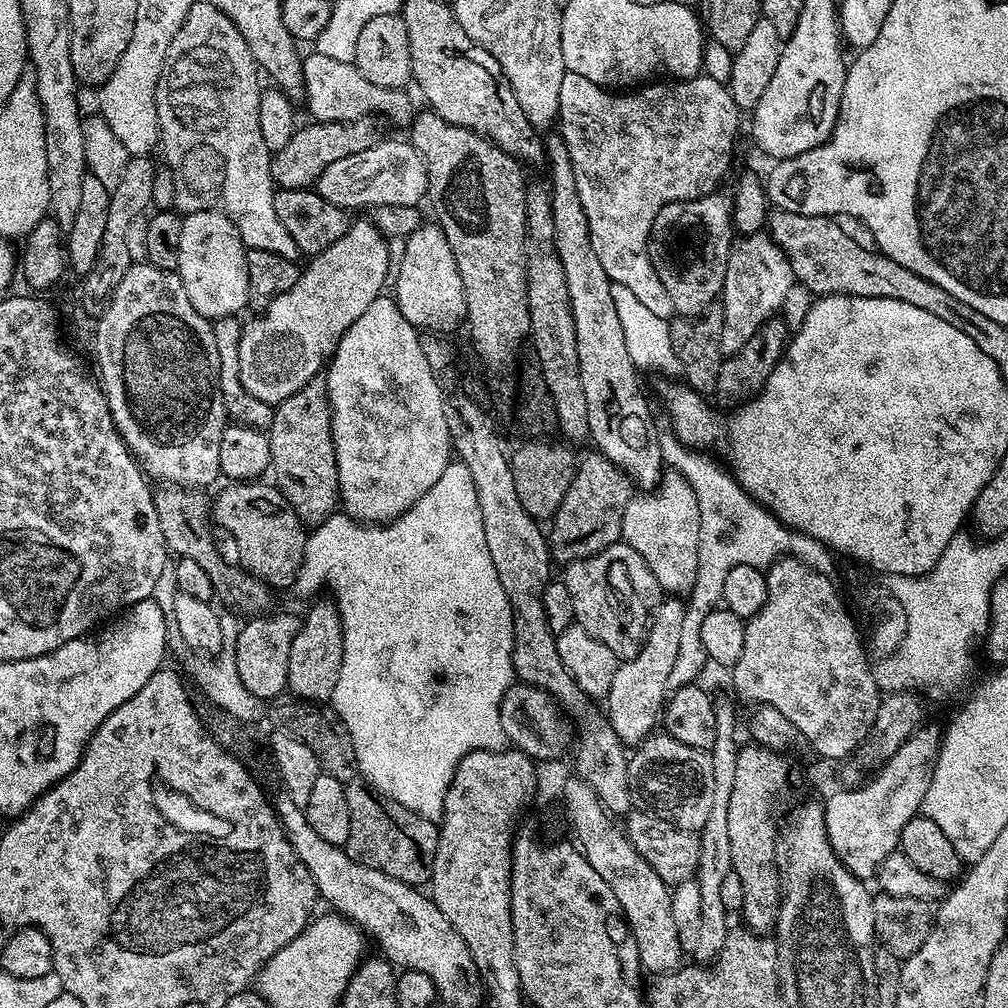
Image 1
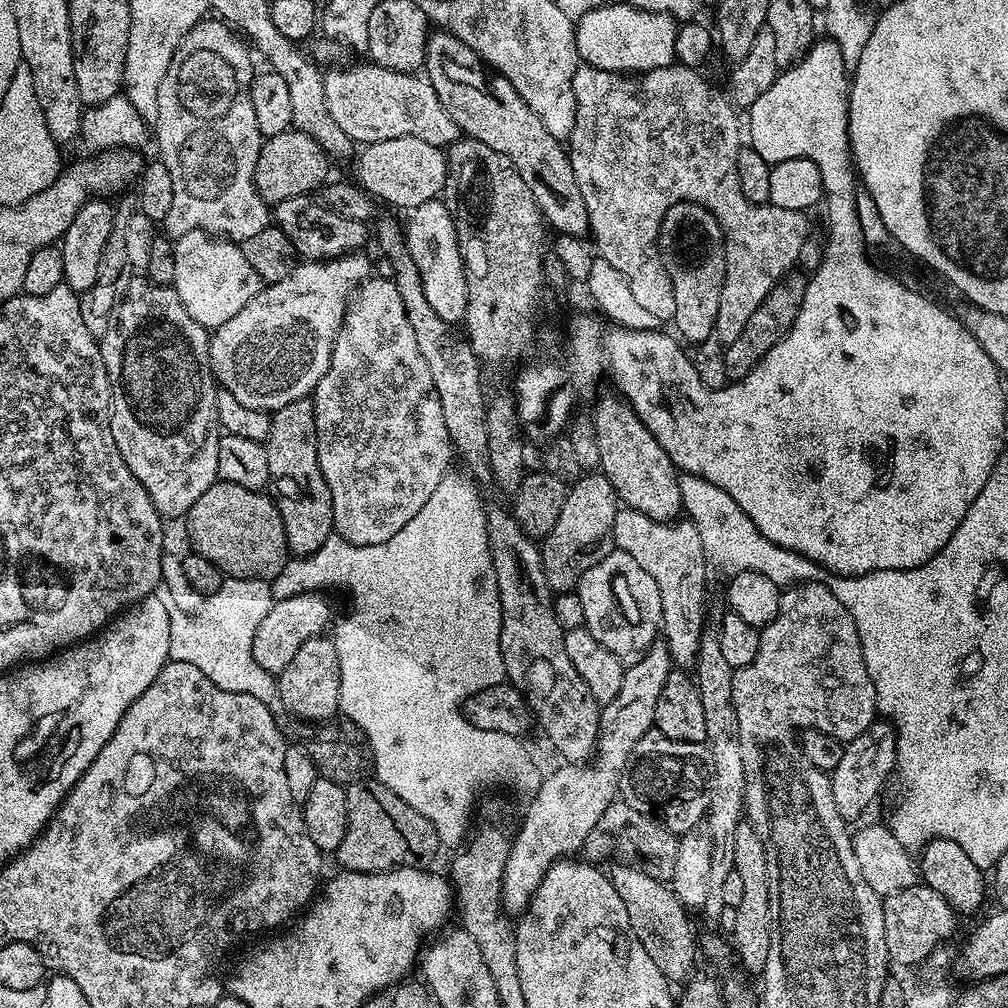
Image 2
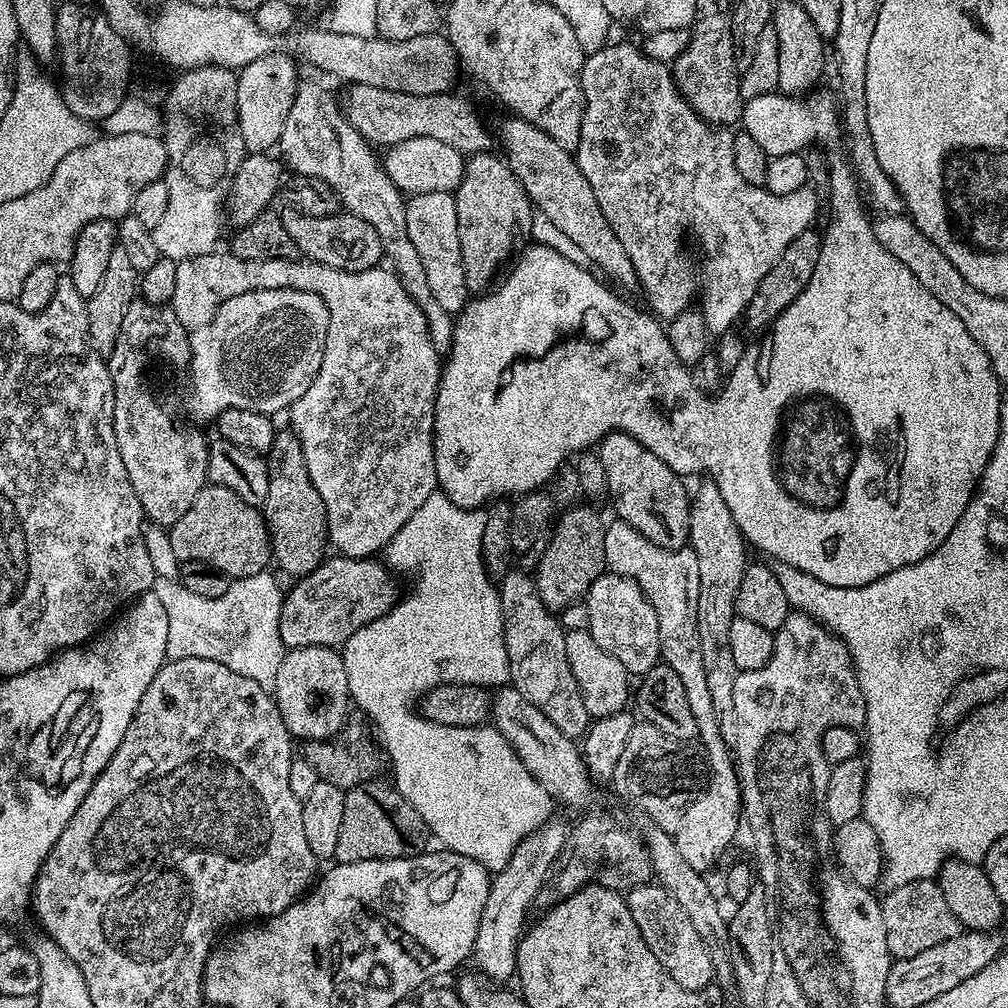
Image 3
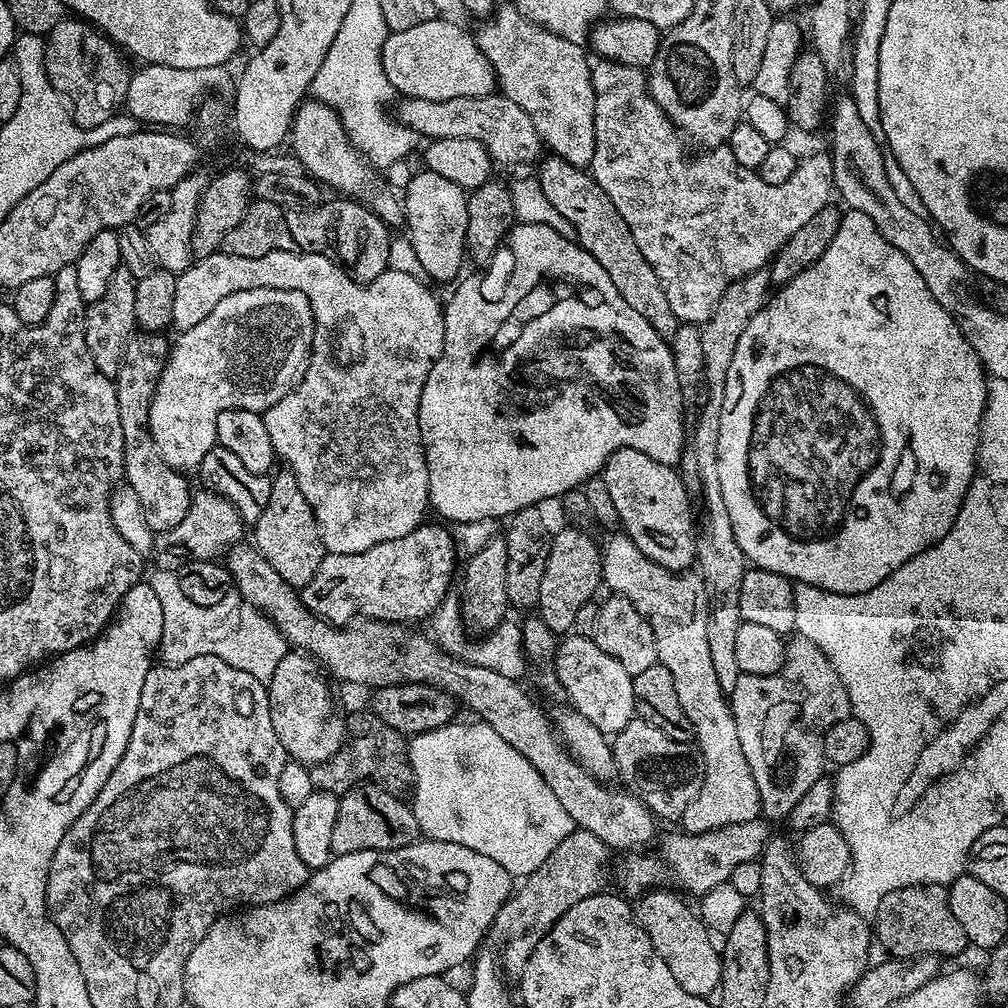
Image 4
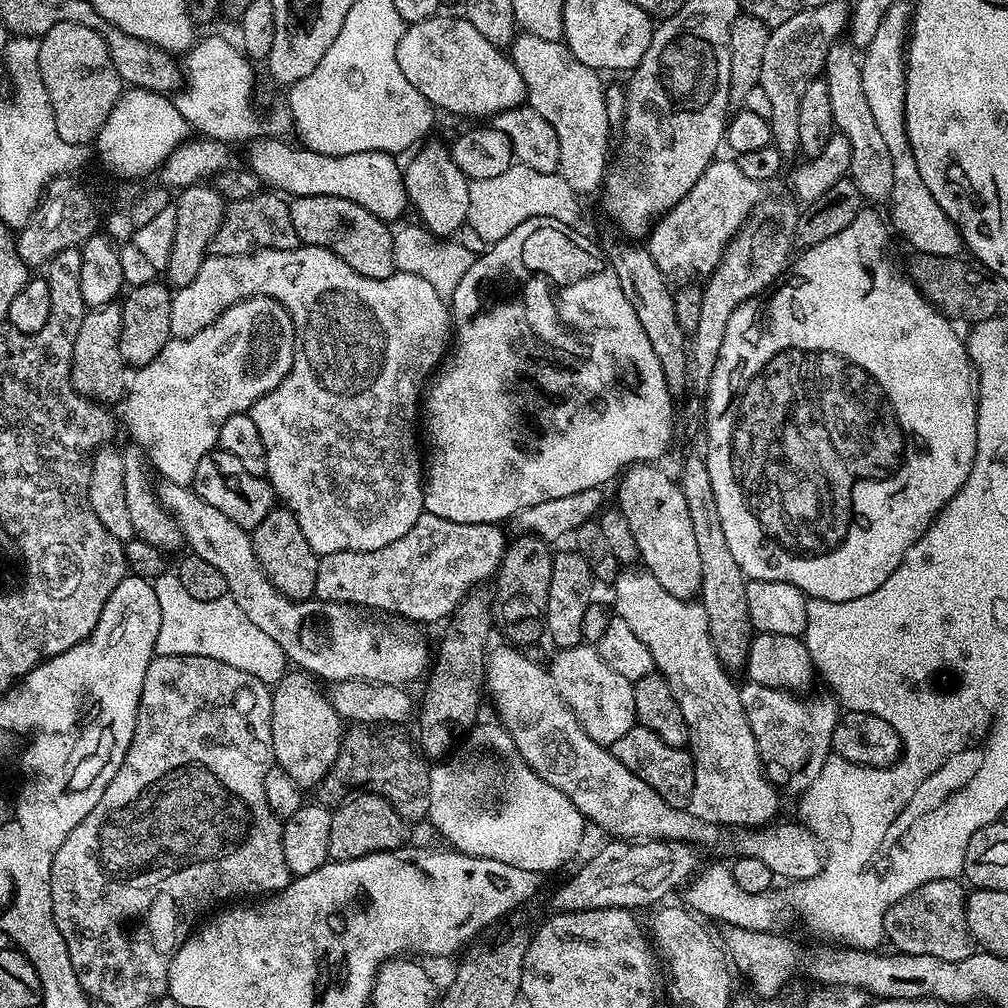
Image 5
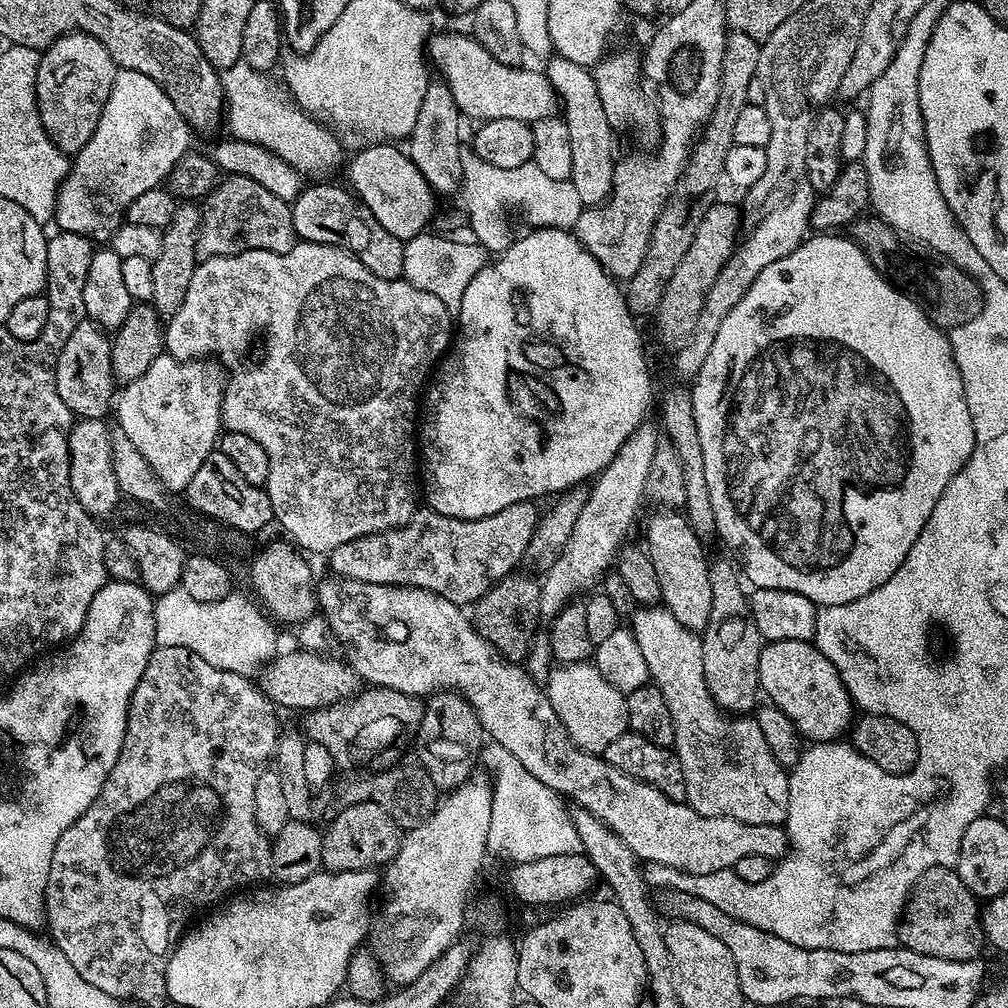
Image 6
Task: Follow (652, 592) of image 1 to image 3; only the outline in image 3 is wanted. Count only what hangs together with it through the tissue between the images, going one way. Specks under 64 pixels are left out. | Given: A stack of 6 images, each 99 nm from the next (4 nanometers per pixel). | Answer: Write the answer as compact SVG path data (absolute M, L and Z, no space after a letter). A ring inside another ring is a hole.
M605 571L604 575L588 587L588 626L586 631L628 671L629 677L639 678L647 674L655 664L661 663L658 614L654 606L642 594L636 580Z

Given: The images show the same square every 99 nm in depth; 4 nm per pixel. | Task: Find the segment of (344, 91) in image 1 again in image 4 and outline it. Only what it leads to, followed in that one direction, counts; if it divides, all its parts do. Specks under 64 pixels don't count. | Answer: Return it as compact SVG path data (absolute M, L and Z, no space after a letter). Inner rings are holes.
M502 94L479 96L478 98L446 98L445 100L423 100L422 98L404 98L394 108L395 119L416 132L417 137L428 136L429 141L442 138L474 138L474 142L482 142L497 165L500 164L532 164L541 159L545 151L538 130L534 130L534 122L530 122L530 114L518 106L518 102L510 102Z

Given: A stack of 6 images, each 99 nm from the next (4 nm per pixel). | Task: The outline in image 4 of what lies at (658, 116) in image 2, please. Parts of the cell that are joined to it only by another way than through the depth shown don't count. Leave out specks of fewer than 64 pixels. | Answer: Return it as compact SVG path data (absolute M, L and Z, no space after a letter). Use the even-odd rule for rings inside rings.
M597 59L592 64L592 85L594 86L594 158L590 165L590 171L598 186L606 190L606 198L614 202L614 210L626 218L626 226L630 226L630 234L634 234L634 242L638 242L638 250L642 250L642 258L654 266L654 274L658 274L658 282L662 282L662 290L666 290L666 298L670 302L670 310L685 324L702 326L712 317L716 304L722 298L722 294L734 282L752 272L761 271L779 252L780 247L787 242L790 234L802 230L818 210L829 207L831 196L834 196L834 185L832 183L832 157L827 151L816 152L813 156L801 159L796 168L786 178L786 182L767 184L762 182L759 171L742 166L734 159L734 154L726 146L700 150L697 156L688 156L684 149L685 141L681 133L672 125L670 118L654 102L654 98L648 94L648 78L643 68L635 68L630 65L619 64L616 60Z

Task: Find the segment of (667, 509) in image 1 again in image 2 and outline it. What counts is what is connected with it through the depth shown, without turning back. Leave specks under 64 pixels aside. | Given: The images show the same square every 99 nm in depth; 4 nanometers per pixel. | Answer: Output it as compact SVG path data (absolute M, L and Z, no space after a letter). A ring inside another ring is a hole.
M621 507L614 518L612 542L619 551L635 558L638 566L642 566L642 570L658 582L658 594L662 594L660 622L663 643L667 644L677 669L691 669L696 663L700 638L706 629L704 587L710 575L698 526L687 518L677 518L671 522L655 520L633 508Z

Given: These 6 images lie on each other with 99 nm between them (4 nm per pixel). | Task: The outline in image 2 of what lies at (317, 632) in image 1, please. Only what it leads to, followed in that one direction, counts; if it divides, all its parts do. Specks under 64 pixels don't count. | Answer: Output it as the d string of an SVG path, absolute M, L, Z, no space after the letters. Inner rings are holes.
M327 635L310 638L290 658L286 670L278 674L279 703L297 720L305 722L328 722L340 712L340 667L338 650Z

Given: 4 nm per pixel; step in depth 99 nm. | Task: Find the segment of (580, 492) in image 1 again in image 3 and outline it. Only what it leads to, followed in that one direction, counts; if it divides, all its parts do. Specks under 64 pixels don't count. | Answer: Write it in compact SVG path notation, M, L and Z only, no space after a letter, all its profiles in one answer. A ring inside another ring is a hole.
M569 507L559 513L548 549L534 565L534 579L538 594L544 605L557 614L566 606L583 601L587 597L588 587L606 571L605 521L600 521L600 516L594 509L582 507Z

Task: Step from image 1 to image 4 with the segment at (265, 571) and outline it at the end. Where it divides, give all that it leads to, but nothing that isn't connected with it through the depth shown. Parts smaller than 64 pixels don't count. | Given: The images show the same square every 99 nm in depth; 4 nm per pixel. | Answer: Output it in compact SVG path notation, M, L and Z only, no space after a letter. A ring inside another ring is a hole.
M196 490L192 494L190 510L186 510L186 518L182 518L182 522L178 522L178 526L168 532L155 533L150 560L157 569L175 573L184 564L223 557L228 549L241 543L245 536L244 520L238 510L226 502L226 498L207 490Z

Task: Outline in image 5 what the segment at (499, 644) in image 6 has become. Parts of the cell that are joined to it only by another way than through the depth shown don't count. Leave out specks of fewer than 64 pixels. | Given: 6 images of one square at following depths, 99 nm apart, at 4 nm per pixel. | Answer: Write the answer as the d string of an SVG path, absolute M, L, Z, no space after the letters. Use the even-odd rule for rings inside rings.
M520 534L513 544L511 541L505 547L500 568L494 577L496 593L492 592L490 596L492 618L505 641L524 646L522 644L534 643L545 631L544 611L550 594L553 555L547 541L531 534Z

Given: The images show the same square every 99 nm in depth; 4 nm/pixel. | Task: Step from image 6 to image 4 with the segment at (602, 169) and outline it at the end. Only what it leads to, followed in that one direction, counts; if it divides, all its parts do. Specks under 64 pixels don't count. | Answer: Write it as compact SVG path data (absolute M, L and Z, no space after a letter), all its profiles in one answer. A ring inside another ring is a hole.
M511 2L499 5L498 11L487 17L480 29L475 29L476 45L490 62L499 91L510 102L518 102L526 114L530 114L530 122L534 122L534 130L538 130L540 140L545 149L553 156L561 156L574 166L587 169L594 158L594 86L592 85L592 64L584 57L585 49L574 42L566 42L558 34L546 30L537 24L531 24L527 18Z

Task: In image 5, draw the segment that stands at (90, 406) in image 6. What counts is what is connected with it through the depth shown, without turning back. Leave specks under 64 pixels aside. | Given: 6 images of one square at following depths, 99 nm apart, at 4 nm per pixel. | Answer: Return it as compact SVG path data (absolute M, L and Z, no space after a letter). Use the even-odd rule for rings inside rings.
M113 302L85 311L72 355L72 384L83 394L105 406L119 405L126 395L126 365L120 349L122 314L120 304Z

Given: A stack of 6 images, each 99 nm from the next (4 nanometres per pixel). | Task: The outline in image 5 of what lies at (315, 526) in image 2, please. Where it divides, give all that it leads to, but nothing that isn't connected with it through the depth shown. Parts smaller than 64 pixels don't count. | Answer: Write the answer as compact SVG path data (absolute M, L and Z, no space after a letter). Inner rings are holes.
M273 506L270 514L258 522L256 528L251 529L254 554L266 574L266 578L286 598L291 600L310 600L315 597L316 583L318 582L318 562L320 557L306 542L302 535L302 528L289 508Z

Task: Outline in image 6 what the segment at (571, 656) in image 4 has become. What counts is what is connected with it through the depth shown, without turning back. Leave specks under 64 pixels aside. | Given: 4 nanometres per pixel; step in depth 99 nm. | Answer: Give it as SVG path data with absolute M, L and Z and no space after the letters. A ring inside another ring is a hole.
M595 663L556 664L548 673L546 691L566 734L582 750L603 754L610 742L629 731L625 693L610 686L610 682L598 674Z

